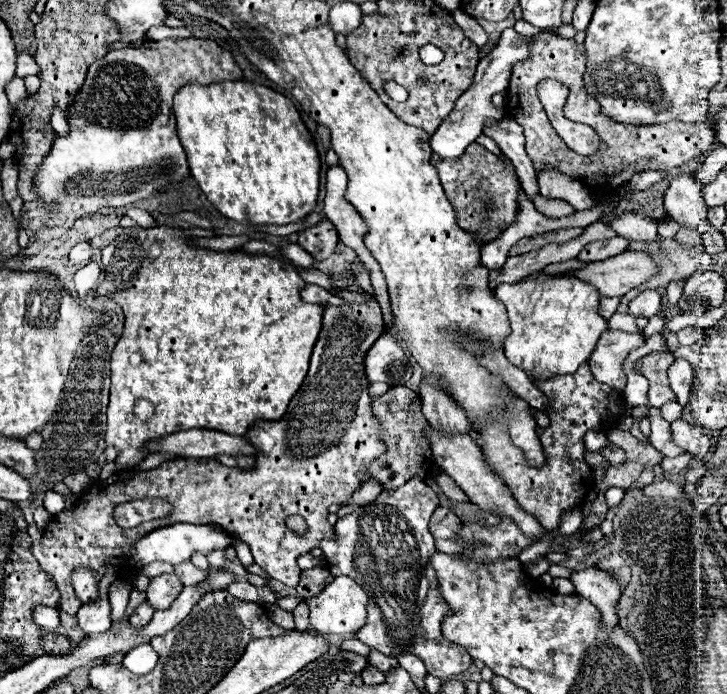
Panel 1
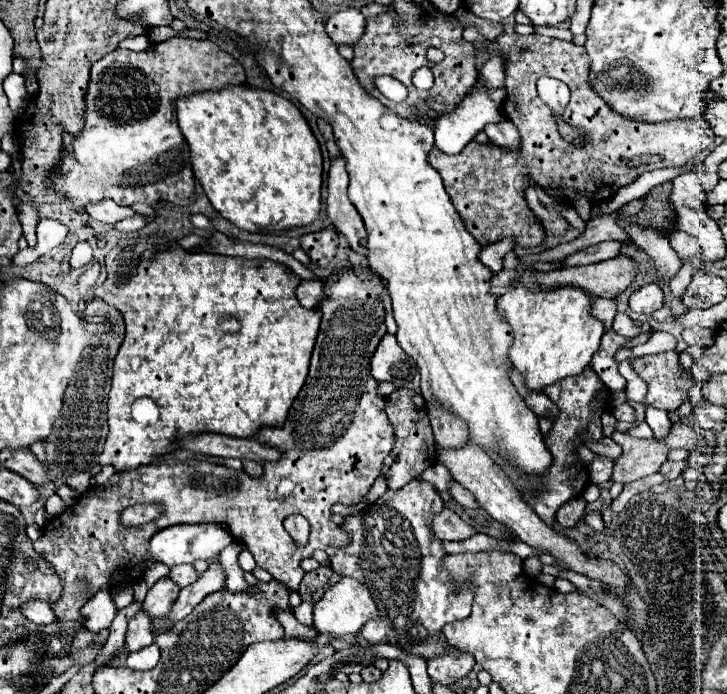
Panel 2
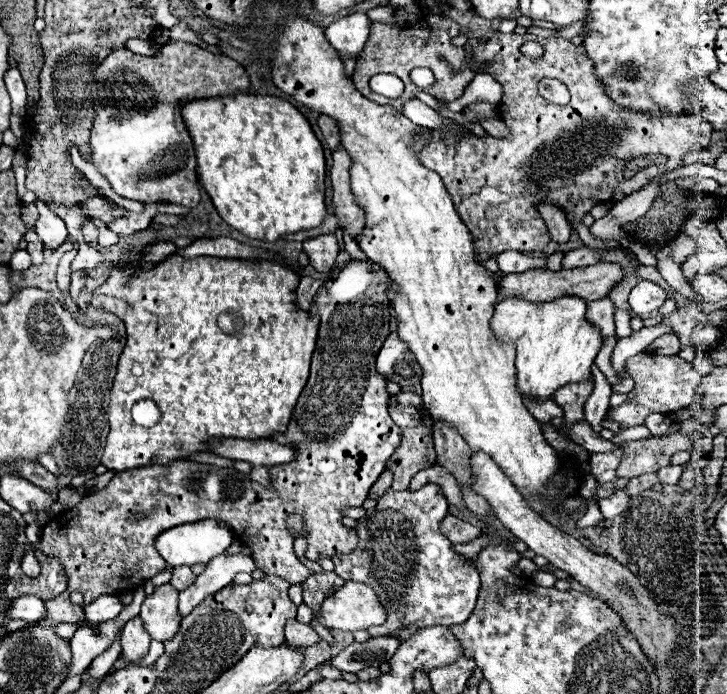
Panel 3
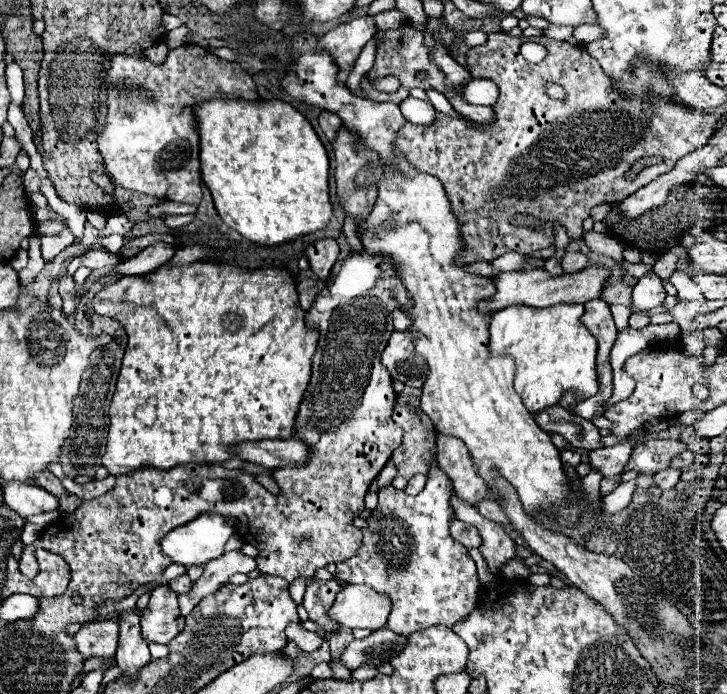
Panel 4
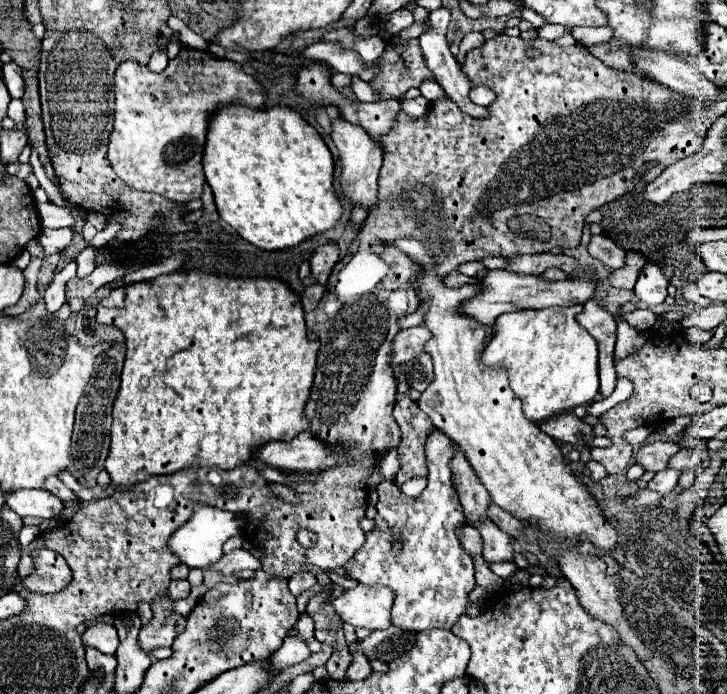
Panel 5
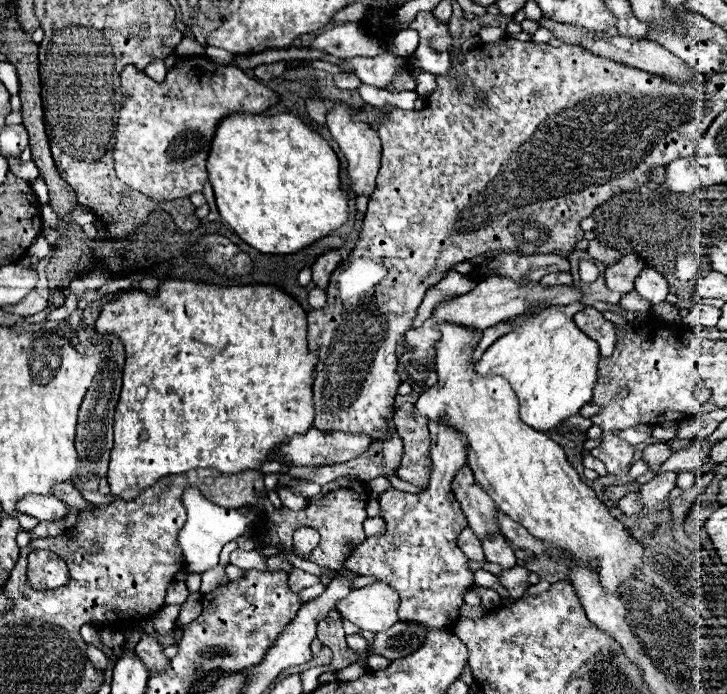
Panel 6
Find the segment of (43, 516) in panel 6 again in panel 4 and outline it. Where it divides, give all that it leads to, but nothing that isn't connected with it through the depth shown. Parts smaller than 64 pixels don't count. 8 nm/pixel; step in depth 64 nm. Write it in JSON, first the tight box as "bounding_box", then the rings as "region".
{"bounding_box":[4,482,58,518],"region":[[[6,482],[4,488],[4,504],[16,510],[22,518],[58,510],[58,498],[48,494],[44,488],[24,484],[24,482]]]}

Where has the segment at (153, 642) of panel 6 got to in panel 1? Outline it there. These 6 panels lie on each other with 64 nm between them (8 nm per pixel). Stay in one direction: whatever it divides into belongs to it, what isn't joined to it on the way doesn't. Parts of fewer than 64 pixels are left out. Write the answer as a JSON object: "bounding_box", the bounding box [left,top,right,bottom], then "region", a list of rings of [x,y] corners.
{"bounding_box":[146,574,184,610],"region":[[[160,574],[160,576],[152,578],[152,582],[146,590],[146,600],[156,610],[166,610],[178,598],[182,588],[184,586],[176,574]]]}

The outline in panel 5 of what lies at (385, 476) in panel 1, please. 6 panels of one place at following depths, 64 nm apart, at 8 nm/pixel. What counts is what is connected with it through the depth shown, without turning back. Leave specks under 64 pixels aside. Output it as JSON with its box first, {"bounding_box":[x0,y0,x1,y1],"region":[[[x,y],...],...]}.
{"bounding_box":[394,398,432,486],"region":[[[402,398],[394,406],[394,420],[402,430],[402,442],[398,446],[398,460],[400,472],[396,474],[396,484],[402,486],[404,482],[426,476],[426,438],[432,432],[430,418],[418,408],[418,404],[410,398]]]}

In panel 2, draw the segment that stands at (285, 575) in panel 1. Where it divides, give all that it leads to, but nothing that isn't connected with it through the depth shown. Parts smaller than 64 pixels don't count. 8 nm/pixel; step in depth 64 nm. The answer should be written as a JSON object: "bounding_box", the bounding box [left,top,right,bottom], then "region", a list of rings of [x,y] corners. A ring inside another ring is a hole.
{"bounding_box":[34,268,394,620],"region":[[[352,268],[352,270],[344,272],[344,274],[340,274],[338,280],[336,280],[332,286],[330,286],[330,280],[328,280],[328,284],[324,286],[324,294],[326,294],[328,298],[322,300],[322,302],[316,306],[316,308],[322,312],[322,326],[320,326],[320,334],[318,334],[318,338],[316,338],[316,346],[314,346],[314,354],[312,354],[312,362],[310,362],[310,372],[308,372],[308,378],[306,378],[306,382],[304,382],[304,388],[300,390],[300,394],[298,394],[296,400],[292,402],[290,412],[288,412],[288,418],[286,418],[286,422],[284,422],[282,428],[268,428],[268,426],[264,426],[264,428],[260,428],[258,434],[254,436],[256,442],[262,442],[262,440],[268,438],[270,446],[276,448],[276,450],[282,454],[280,460],[276,460],[276,462],[264,462],[264,464],[262,464],[264,474],[262,474],[260,478],[252,478],[252,476],[248,476],[248,474],[242,472],[242,470],[228,470],[228,468],[224,468],[224,466],[208,464],[208,462],[194,462],[194,464],[188,464],[188,462],[182,462],[182,464],[180,464],[180,462],[160,462],[160,464],[156,464],[156,466],[140,466],[140,468],[134,468],[134,470],[128,470],[128,472],[116,472],[104,486],[96,486],[96,488],[88,490],[88,494],[80,496],[80,500],[78,500],[72,508],[68,508],[66,512],[58,514],[56,518],[50,518],[50,520],[46,522],[46,526],[44,526],[44,530],[42,530],[44,534],[34,542],[34,550],[42,556],[42,560],[46,560],[50,566],[54,566],[58,578],[62,580],[62,586],[64,586],[62,596],[52,604],[52,610],[54,610],[54,614],[56,614],[58,620],[78,620],[78,618],[80,618],[80,608],[82,608],[82,606],[90,600],[90,596],[94,596],[102,586],[110,586],[110,584],[114,584],[114,582],[124,582],[124,584],[136,582],[136,580],[154,564],[154,560],[152,560],[152,558],[148,556],[148,552],[146,552],[146,550],[148,550],[148,540],[150,540],[152,534],[156,534],[158,530],[168,528],[168,526],[174,526],[174,524],[196,524],[196,522],[216,522],[216,524],[224,524],[224,526],[230,530],[230,534],[232,534],[238,542],[242,542],[242,544],[254,554],[256,564],[258,564],[260,568],[264,568],[266,572],[270,572],[274,580],[284,582],[284,584],[286,584],[288,588],[292,588],[292,590],[298,590],[298,584],[300,584],[302,578],[304,578],[304,570],[300,568],[300,560],[302,560],[302,558],[310,558],[314,550],[324,550],[326,546],[342,546],[342,544],[348,540],[348,534],[342,534],[340,526],[334,524],[334,522],[330,520],[330,516],[332,516],[330,508],[332,508],[334,504],[352,506],[352,504],[360,504],[360,502],[362,502],[364,494],[368,492],[368,486],[372,486],[372,482],[380,476],[380,462],[390,454],[392,442],[394,442],[394,430],[392,430],[392,426],[390,426],[386,414],[382,412],[382,402],[384,402],[384,398],[378,396],[378,392],[376,392],[378,382],[368,374],[368,362],[370,362],[370,358],[372,358],[372,352],[376,350],[380,338],[386,334],[386,326],[384,326],[384,308],[382,308],[382,304],[380,304],[380,292],[382,292],[380,276],[374,274],[374,272],[370,272],[370,268]],[[208,476],[210,476],[210,478],[216,478],[218,484],[216,484],[216,486],[202,486],[202,484],[198,484],[198,478],[204,482]],[[138,502],[162,504],[162,506],[164,506],[164,512],[162,512],[160,518],[152,520],[152,522],[148,522],[148,524],[142,524],[142,526],[138,526],[138,528],[128,528],[128,526],[124,528],[124,526],[120,524],[120,520],[118,520],[120,510],[124,510],[126,506],[134,506],[134,504],[138,504]],[[290,514],[302,514],[302,516],[310,522],[310,538],[308,538],[308,544],[306,544],[304,548],[300,548],[300,546],[290,538],[290,534],[284,530],[284,526],[282,526],[284,518],[290,516]],[[78,578],[88,578],[90,588],[88,588],[88,590],[82,590],[82,588],[78,586]]]}

